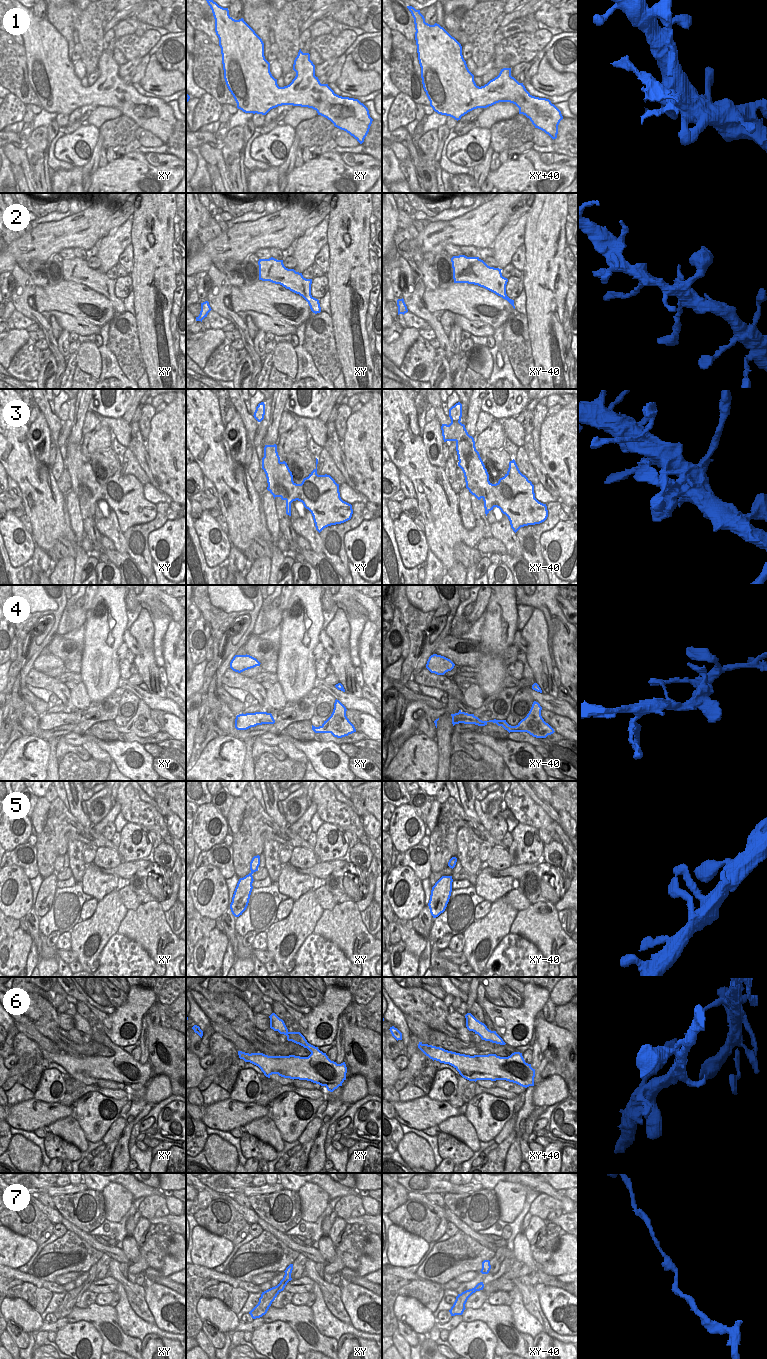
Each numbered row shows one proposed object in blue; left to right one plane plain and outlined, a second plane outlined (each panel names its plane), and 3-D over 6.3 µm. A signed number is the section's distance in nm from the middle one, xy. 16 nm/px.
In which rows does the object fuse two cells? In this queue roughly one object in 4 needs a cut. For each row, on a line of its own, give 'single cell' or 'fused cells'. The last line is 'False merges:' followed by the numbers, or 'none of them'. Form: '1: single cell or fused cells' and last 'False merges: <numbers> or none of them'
1: single cell
2: single cell
3: single cell
4: single cell
5: single cell
6: single cell
7: single cell
False merges: none of them

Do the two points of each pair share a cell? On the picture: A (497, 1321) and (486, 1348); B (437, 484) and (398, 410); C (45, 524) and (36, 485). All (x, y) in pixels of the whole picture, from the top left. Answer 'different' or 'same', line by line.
A: different
B: same
C: same

